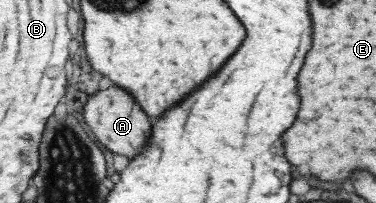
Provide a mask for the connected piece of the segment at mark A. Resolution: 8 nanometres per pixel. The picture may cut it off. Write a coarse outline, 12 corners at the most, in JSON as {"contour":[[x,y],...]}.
{"contour":[[114,85],[81,115],[101,146],[129,160],[145,148],[149,116]]}

